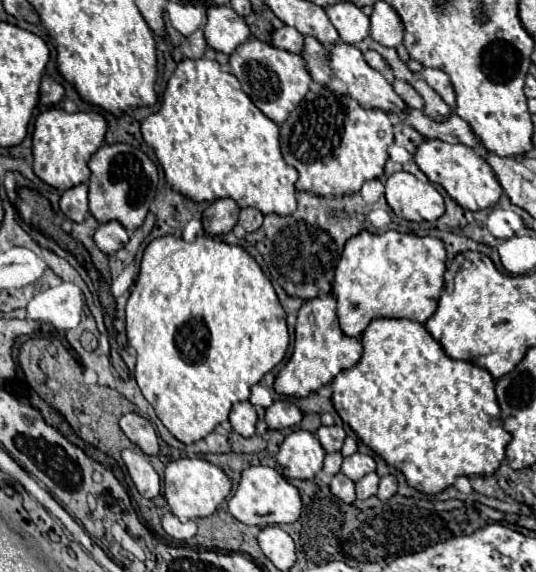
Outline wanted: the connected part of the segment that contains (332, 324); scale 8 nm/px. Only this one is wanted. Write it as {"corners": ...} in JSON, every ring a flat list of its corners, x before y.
{"corners":[[333,293,319,295,301,305,297,313,295,327,295,347,287,365,279,371,275,379,275,391,287,397,307,397,319,387,327,385,337,373,353,367,361,359,363,347,357,337,349,337,341,331,335,315,335,297]]}

